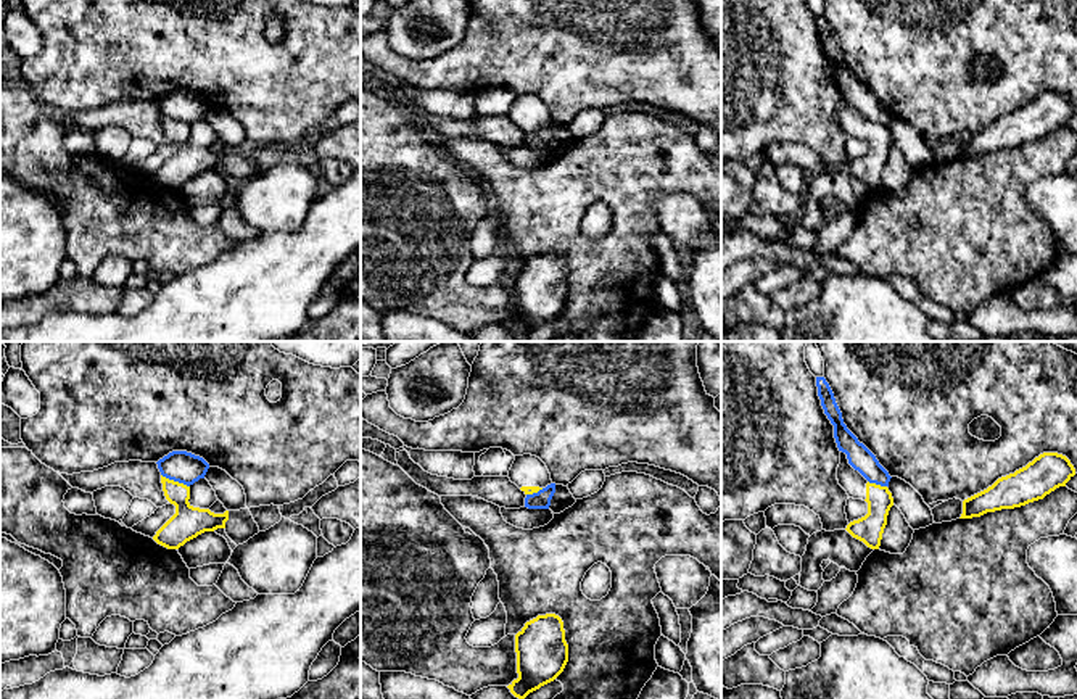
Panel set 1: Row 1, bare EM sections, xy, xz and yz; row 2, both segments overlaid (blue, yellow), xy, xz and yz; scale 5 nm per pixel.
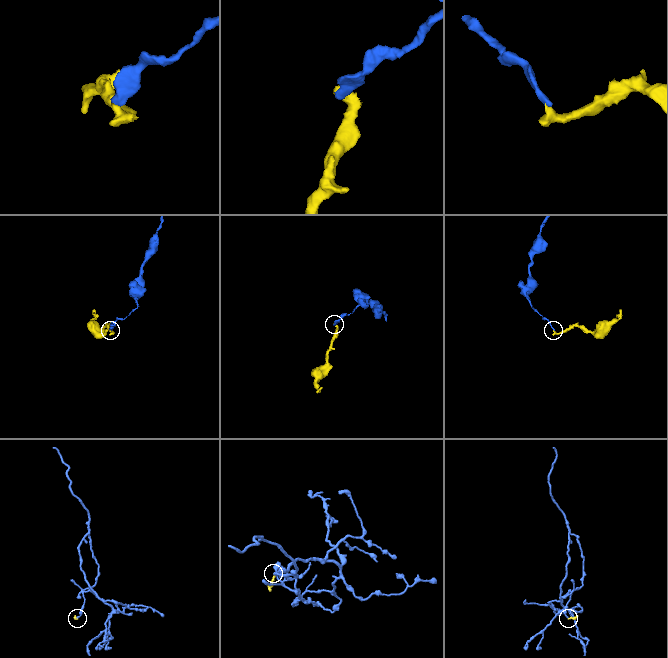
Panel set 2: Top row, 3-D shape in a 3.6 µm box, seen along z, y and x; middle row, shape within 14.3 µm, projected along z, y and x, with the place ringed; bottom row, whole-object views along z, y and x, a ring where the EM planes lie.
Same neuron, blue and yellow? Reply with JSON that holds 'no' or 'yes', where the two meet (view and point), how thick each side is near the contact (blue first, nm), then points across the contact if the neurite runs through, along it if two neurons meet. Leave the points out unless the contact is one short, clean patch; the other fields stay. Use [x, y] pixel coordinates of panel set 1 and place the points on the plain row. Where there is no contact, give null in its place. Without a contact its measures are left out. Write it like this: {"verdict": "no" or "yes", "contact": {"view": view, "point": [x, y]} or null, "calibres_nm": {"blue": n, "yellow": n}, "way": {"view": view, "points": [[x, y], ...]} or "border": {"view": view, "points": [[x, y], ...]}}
{"verdict": "no", "contact": {"view": "xy", "point": [176, 119]}, "calibres_nm": {"blue": 160, "yellow": 160}, "border": {"view": "xy", "points": [[161, 113], [189, 126]]}}

